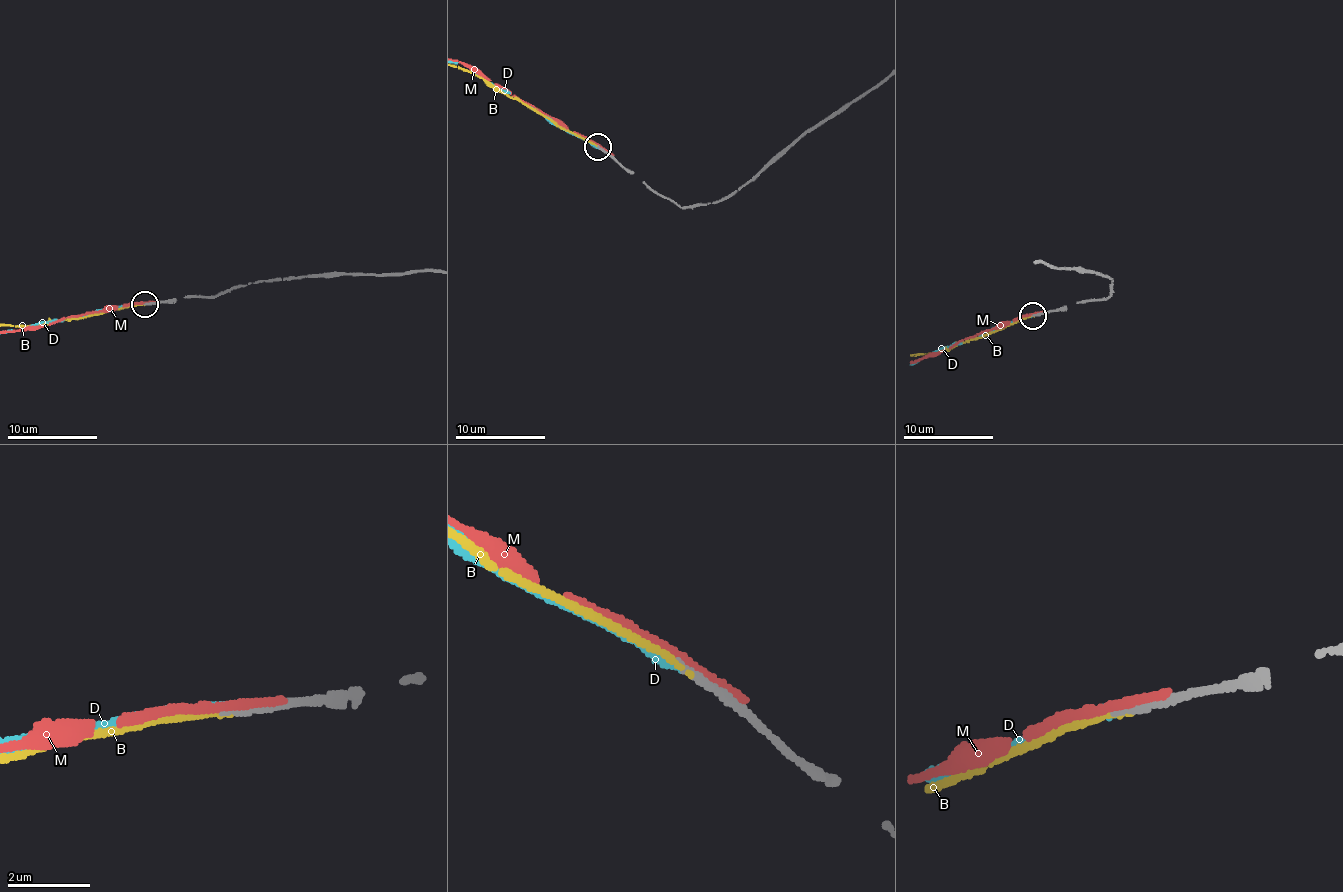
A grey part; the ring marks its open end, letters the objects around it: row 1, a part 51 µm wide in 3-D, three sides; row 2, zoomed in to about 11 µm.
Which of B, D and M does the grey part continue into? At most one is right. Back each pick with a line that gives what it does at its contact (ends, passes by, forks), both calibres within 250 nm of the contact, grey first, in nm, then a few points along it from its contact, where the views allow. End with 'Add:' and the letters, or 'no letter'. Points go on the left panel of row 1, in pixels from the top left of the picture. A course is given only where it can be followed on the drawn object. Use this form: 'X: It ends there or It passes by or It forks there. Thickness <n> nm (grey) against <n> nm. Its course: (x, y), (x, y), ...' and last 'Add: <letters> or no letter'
B: It ends there. Thickness 200 nm (grey) against 160 nm
Add: B

